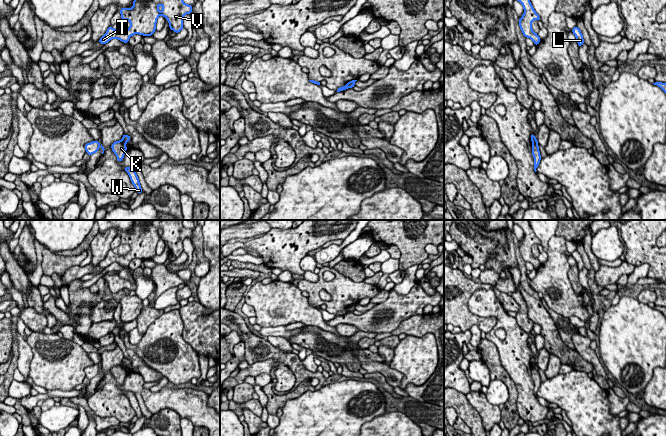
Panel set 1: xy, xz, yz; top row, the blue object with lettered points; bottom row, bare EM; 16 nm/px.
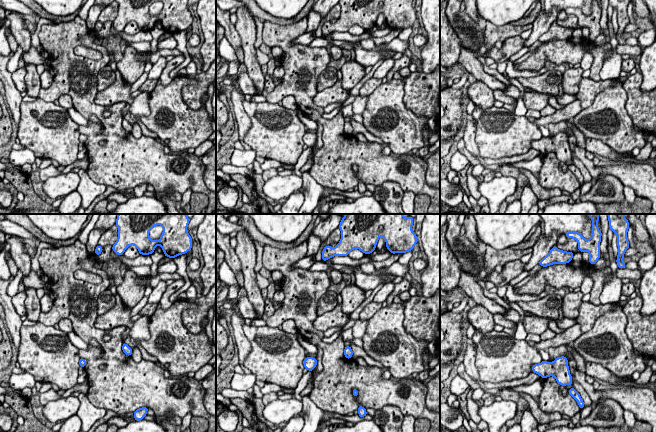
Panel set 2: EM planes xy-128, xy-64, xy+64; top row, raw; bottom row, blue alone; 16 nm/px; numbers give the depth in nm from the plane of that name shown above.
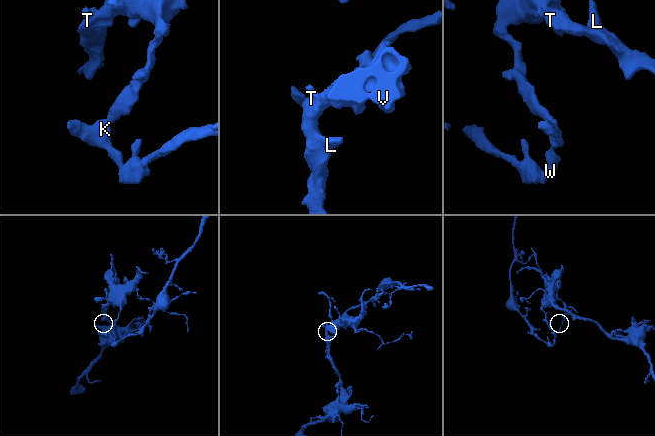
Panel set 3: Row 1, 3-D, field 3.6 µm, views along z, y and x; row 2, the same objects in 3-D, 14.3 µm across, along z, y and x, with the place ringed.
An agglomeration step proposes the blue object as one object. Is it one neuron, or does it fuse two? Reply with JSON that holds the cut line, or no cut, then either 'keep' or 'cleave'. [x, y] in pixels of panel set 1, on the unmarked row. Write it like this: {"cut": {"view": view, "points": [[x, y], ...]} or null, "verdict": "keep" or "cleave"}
{"cut": {"view": "xy", "points": [[122, 362], [125, 366]]}, "verdict": "cleave"}

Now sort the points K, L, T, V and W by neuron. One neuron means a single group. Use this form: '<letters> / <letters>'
K W / L T V

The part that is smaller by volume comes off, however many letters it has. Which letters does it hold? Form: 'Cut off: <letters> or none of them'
Cut off: K, W

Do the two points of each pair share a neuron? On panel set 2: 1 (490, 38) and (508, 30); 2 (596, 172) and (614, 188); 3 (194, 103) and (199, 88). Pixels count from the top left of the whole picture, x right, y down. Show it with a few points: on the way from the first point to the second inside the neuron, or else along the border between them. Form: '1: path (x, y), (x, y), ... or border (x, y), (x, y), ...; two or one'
1: path (494, 34), (504, 32); one
2: border (594, 181), (605, 175), (614, 175), (623, 185); two
3: path (194, 99), (196, 92); one

